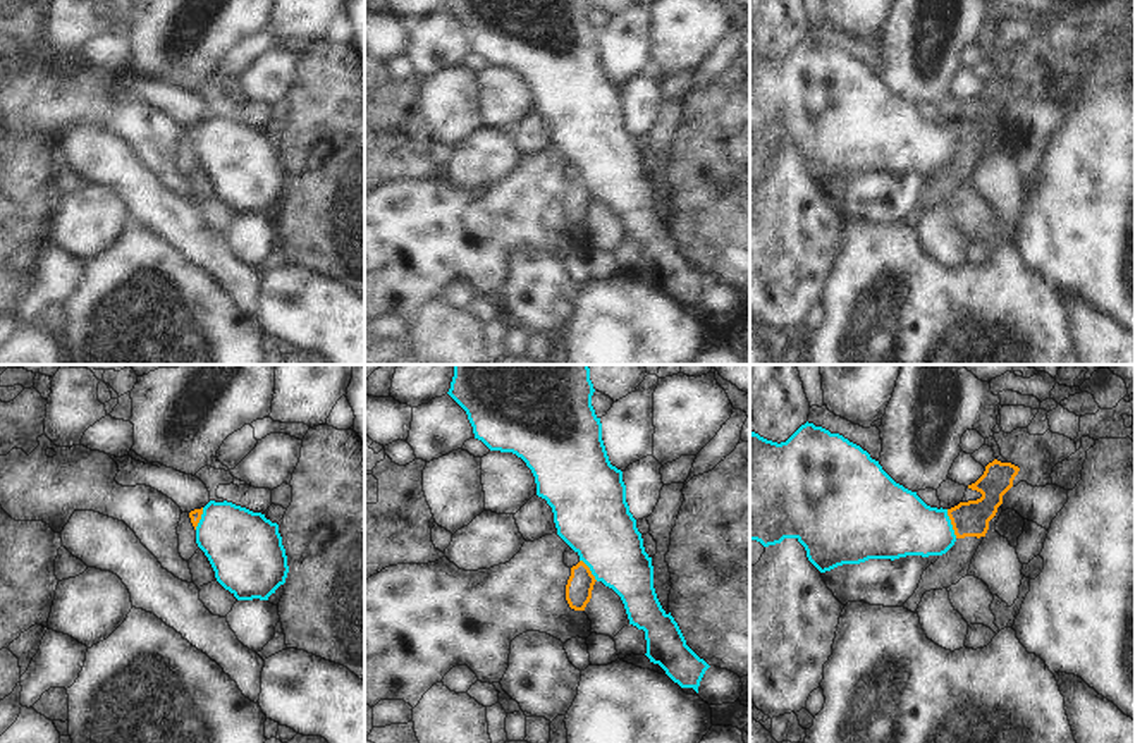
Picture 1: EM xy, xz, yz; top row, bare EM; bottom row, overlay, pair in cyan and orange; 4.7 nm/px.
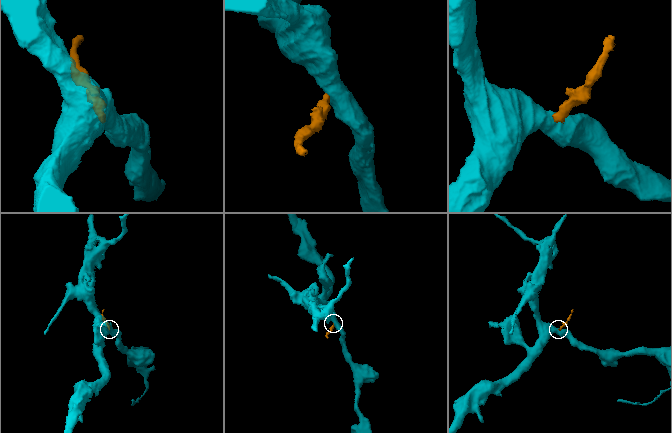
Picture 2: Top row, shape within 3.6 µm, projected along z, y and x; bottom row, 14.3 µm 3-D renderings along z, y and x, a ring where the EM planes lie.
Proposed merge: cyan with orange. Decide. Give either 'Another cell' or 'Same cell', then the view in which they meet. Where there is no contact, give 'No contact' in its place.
Another cell. Touches cyan in yz.

